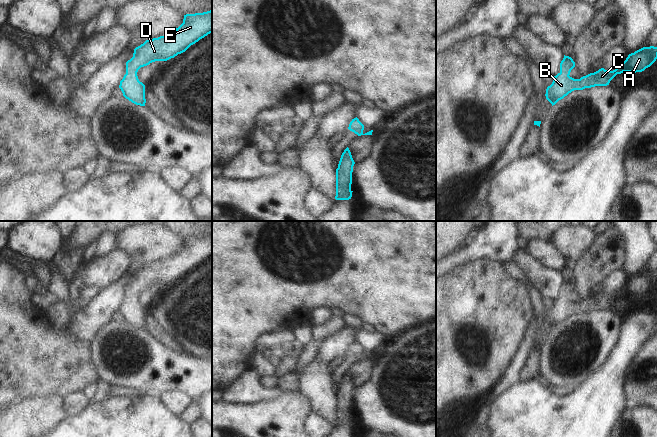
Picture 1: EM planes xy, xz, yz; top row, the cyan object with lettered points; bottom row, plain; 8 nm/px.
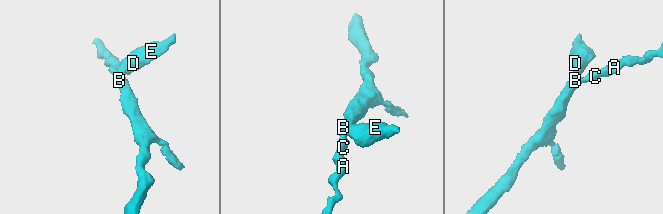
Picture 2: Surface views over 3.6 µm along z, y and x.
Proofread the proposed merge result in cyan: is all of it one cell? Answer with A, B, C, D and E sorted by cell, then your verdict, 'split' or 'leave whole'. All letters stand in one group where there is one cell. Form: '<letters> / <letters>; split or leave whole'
A B C D E; leave whole

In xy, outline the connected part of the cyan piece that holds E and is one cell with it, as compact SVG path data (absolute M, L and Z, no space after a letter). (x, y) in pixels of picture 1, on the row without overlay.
M212 233L203 237L186 238L184 239L183 247L175 255L165 260L146 264L143 268L136 271L133 281L126 286L126 298L120 305L119 312L123 320L136 329L145 330L145 309L138 303L138 294L152 286L167 285L174 282L210 257L212 257Z

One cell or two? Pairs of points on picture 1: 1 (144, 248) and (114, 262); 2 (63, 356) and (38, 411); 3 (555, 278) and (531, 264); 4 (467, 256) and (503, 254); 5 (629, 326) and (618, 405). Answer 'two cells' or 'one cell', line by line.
1: two cells
2: two cells
3: one cell
4: one cell
5: one cell

